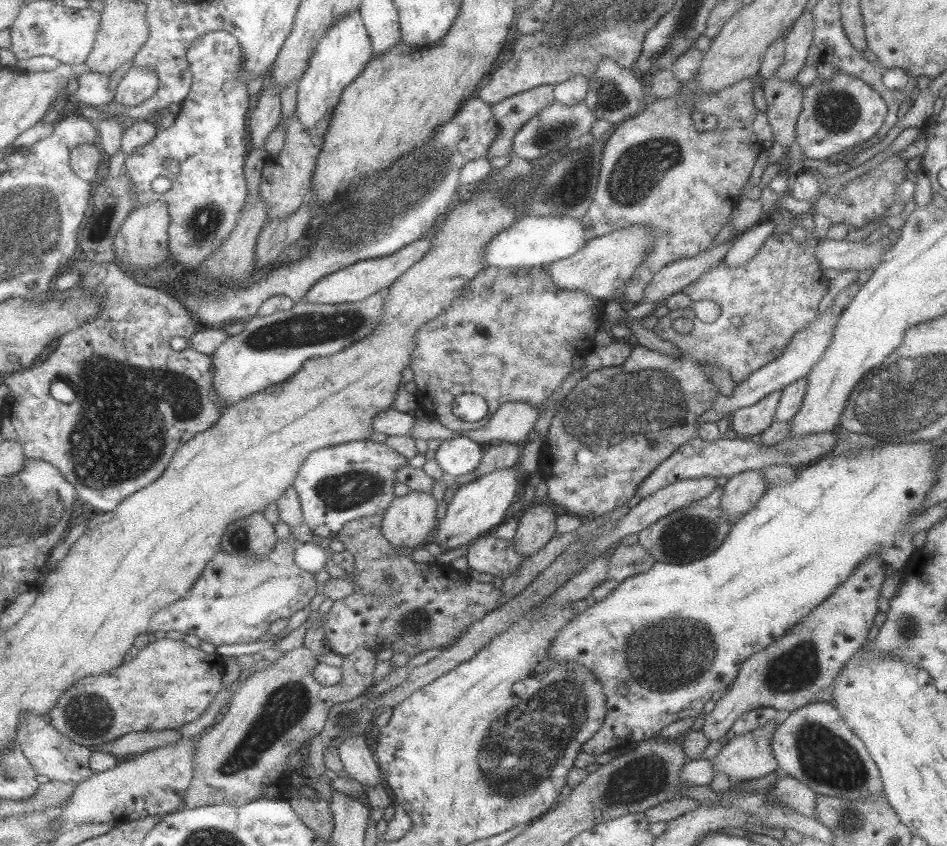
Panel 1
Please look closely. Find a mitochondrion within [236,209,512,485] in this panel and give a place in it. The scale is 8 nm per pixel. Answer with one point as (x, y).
(306, 328)

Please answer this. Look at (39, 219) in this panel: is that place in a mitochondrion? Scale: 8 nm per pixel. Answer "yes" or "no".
yes

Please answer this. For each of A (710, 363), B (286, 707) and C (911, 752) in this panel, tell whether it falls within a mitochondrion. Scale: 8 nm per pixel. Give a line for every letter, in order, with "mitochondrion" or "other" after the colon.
A: other
B: mitochondrion
C: other

